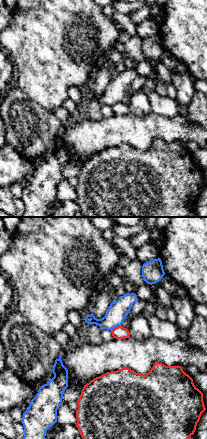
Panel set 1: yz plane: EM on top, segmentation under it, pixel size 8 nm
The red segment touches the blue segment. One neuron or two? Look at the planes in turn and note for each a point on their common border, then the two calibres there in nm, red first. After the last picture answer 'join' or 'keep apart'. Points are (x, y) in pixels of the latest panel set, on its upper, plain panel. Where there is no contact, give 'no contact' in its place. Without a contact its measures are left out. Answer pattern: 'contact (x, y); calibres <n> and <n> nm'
contact (115, 103); calibres 110 and 160 nm

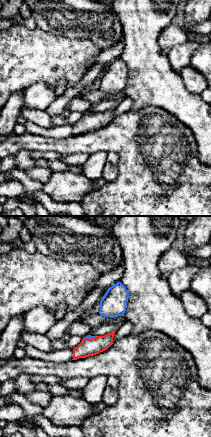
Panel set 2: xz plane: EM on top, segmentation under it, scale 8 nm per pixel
contact (90, 114); calibres 140 and 30 nm

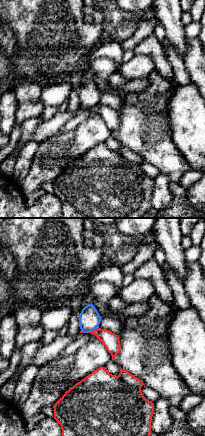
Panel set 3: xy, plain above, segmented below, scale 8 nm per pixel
contact (92, 107); calibres 130 and 180 nm

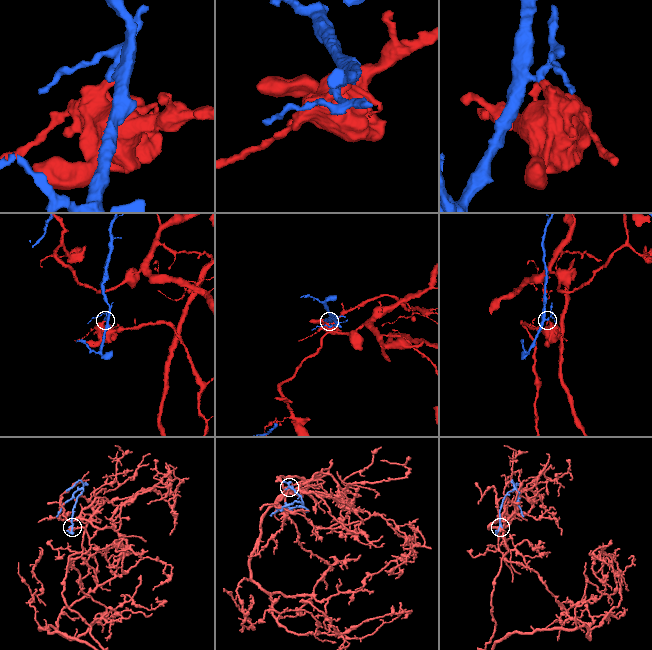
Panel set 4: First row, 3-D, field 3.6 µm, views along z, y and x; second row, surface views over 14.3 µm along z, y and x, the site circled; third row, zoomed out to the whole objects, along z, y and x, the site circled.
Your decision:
keep apart

